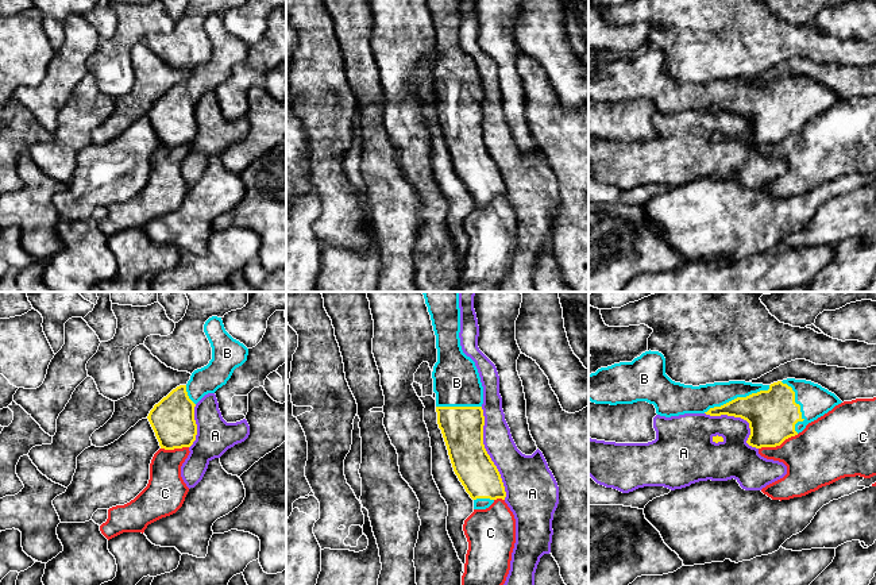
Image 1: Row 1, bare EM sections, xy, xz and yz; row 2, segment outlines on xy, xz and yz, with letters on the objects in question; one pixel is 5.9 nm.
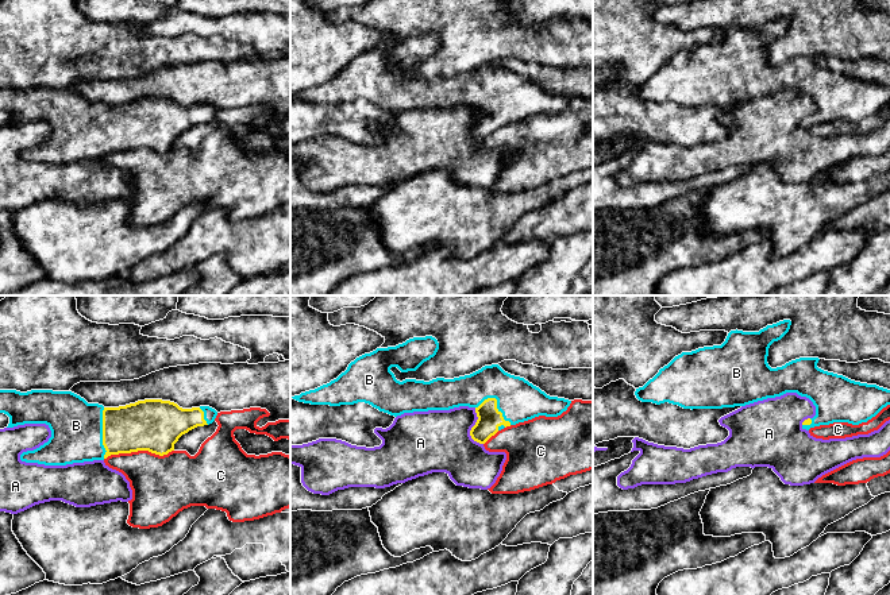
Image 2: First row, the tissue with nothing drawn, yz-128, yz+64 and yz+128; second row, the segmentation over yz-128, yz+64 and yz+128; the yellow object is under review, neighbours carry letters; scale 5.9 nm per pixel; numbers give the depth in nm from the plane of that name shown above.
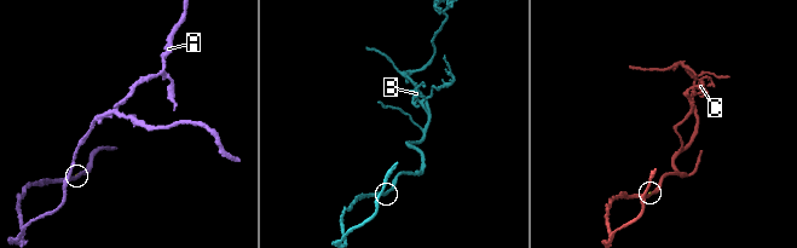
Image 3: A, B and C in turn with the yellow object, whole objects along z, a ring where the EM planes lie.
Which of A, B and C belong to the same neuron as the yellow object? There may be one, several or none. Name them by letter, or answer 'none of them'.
B

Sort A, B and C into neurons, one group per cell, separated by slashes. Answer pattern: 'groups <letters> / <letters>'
groups A / B / C

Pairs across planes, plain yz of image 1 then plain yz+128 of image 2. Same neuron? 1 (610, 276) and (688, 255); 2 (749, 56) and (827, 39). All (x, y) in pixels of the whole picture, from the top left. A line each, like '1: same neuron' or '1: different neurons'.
1: same neuron
2: same neuron

